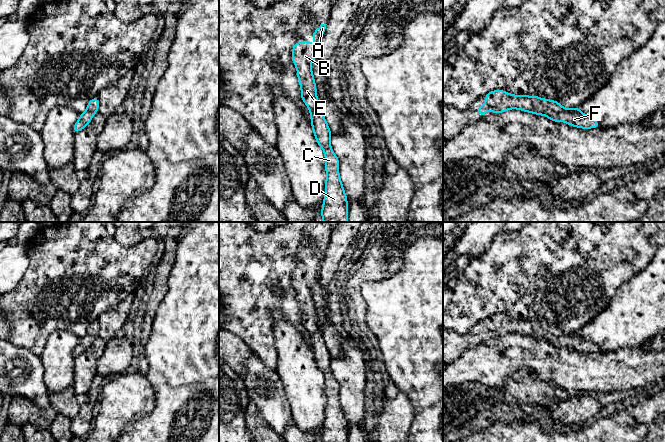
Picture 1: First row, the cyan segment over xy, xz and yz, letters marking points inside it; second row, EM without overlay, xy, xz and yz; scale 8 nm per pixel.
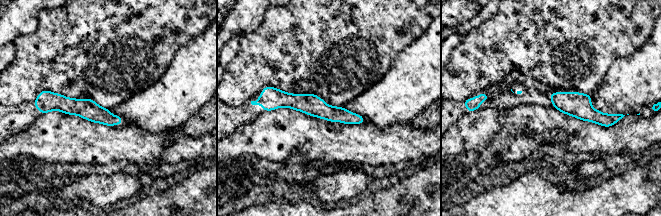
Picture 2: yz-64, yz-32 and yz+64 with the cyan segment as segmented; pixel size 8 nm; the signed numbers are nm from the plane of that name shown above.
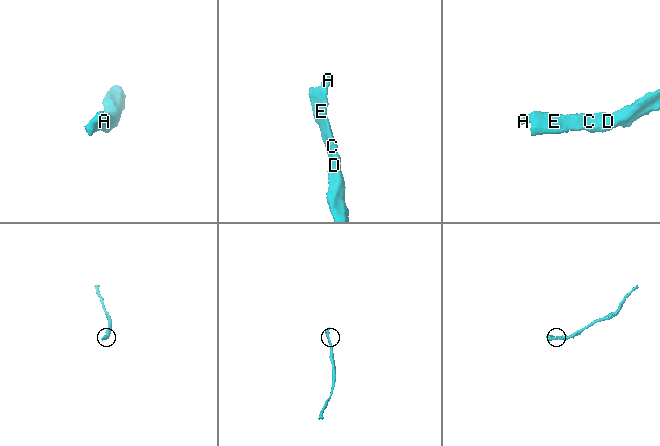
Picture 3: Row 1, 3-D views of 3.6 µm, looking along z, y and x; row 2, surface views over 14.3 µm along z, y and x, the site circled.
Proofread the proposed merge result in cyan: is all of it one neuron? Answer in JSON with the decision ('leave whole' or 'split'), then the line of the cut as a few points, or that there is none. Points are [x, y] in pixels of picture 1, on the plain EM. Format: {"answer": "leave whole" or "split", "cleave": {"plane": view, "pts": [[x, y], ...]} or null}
{"answer": "leave whole", "cleave": null}

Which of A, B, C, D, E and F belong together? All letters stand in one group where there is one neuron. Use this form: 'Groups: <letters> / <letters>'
Groups: A B C D E F

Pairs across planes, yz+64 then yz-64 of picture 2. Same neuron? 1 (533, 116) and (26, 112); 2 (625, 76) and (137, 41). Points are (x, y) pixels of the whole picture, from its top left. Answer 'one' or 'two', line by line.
1: two
2: two

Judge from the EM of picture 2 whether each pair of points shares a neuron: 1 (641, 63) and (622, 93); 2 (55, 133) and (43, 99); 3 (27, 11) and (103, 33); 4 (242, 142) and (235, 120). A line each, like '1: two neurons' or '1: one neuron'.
1: one neuron
2: two neurons
3: two neurons
4: two neurons

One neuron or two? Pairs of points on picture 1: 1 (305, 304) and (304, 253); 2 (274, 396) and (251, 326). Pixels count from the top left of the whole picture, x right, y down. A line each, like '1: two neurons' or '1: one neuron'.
1: one neuron
2: two neurons

